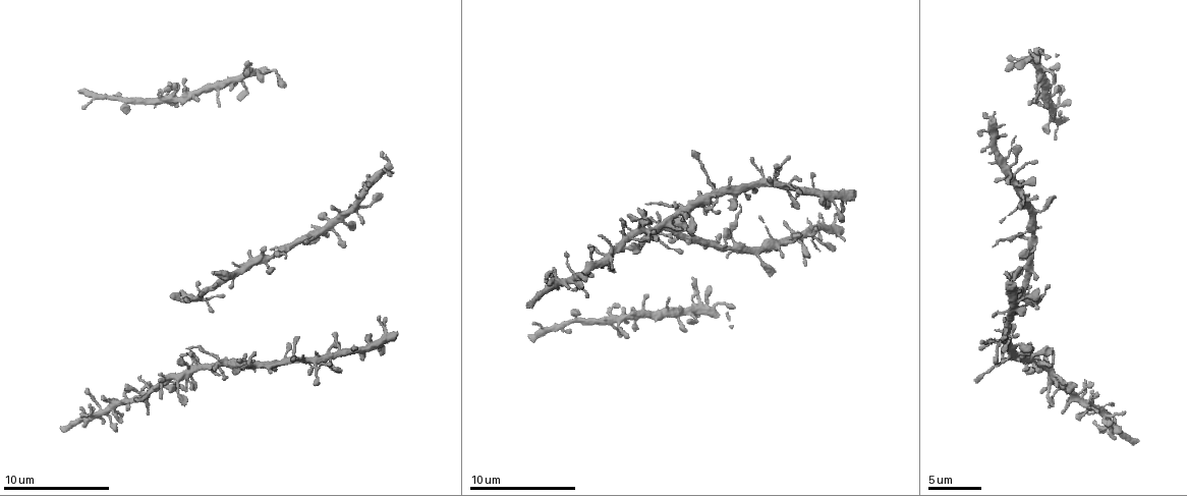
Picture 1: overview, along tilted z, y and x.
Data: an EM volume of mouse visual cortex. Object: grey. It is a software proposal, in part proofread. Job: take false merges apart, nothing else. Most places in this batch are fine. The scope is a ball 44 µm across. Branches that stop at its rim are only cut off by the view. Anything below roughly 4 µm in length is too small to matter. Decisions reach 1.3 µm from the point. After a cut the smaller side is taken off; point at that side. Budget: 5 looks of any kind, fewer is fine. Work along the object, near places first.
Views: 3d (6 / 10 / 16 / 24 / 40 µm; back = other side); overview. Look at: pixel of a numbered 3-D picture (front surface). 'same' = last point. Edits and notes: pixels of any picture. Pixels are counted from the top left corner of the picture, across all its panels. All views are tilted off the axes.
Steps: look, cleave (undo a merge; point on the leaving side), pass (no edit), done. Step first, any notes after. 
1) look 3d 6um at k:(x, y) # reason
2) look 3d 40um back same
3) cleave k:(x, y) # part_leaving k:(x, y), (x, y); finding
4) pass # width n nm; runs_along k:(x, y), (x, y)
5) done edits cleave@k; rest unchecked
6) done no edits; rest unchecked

look 3d 10um at 1:(1030, 301) # looks like a crossing

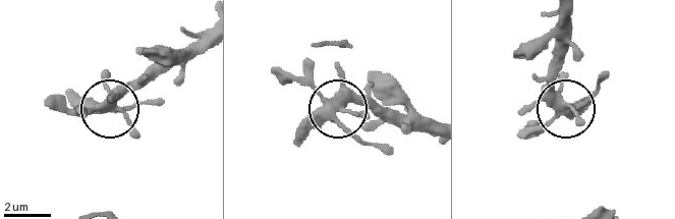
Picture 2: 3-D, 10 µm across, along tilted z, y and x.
look 3d 10um back at 2:(568, 104)

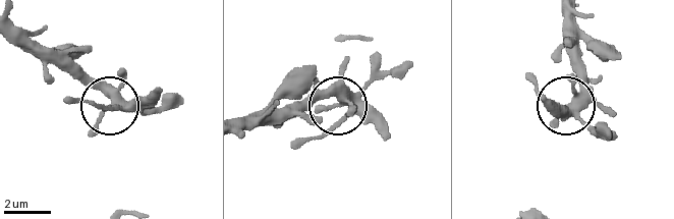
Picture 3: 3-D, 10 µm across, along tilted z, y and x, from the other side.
pass # width 340 nm; runs_along 3:(13, 20), (101, 84), (115, 106), (102, 109), (75, 100); continuous, no second neuron

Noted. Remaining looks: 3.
look 3d 6um at 1:(733, 245) # four or more arms meet

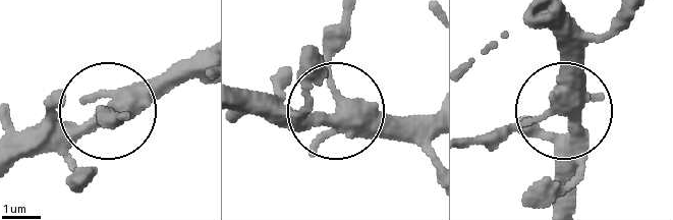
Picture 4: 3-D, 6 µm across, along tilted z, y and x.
look 3d 6um back at 4:(343, 109)

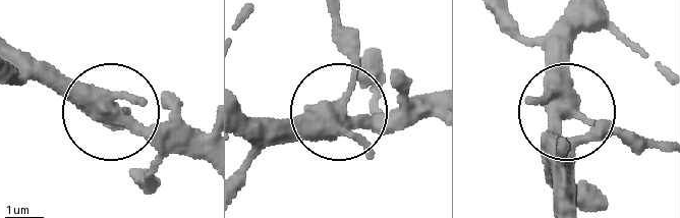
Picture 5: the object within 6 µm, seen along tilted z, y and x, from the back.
pass # runs_along 5:(247, 126), (338, 109), (351, 71), (340, 18); one neuron here

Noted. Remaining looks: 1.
look 3d 10um at 1:(1013, 357) # four or more arms meet

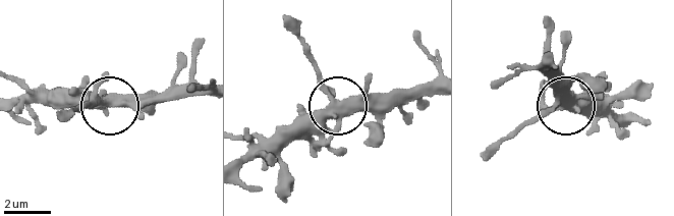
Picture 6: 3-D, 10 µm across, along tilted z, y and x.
pass # arms 4; one neuron here

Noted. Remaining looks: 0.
done no edits; rest unchecked

